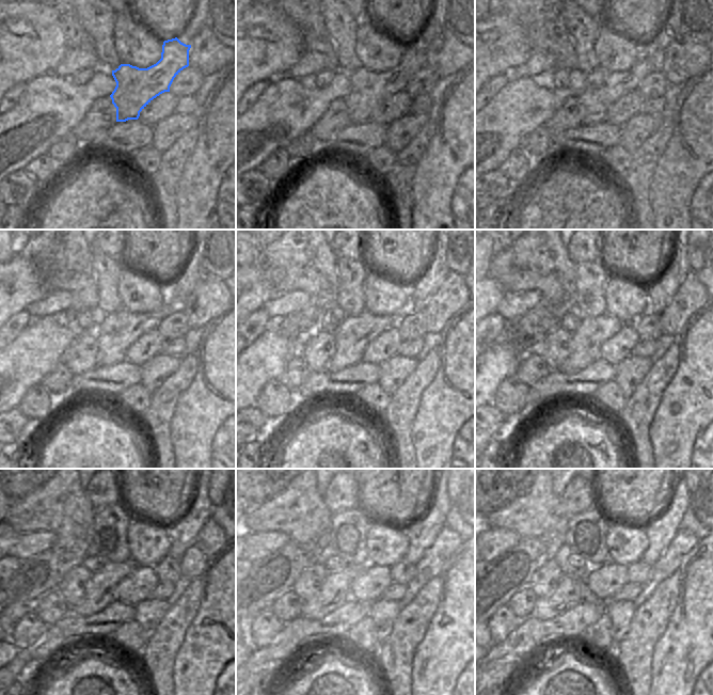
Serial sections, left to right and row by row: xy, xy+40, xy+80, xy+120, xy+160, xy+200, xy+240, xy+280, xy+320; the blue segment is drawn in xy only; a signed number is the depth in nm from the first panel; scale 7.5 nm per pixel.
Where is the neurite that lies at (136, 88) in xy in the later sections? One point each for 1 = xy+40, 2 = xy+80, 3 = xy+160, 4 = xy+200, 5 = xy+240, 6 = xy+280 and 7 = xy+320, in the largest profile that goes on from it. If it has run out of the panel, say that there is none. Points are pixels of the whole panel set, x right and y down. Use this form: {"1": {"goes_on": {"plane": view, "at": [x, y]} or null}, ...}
{"1": {"goes_on": {"plane": "xy+40", "at": [369, 90]}}, "2": {"goes_on": {"plane": "xy+80", "at": [603, 88]}}, "3": {"goes_on": {"plane": "xy+160", "at": [353, 334]}}, "4": {"goes_on": {"plane": "xy+200", "at": [593, 331]}}, "5": {"goes_on": {"plane": "xy+240", "at": [99, 591]}}, "6": {"goes_on": {"plane": "xy+280", "at": [336, 589]}}, "7": {"goes_on": {"plane": "xy+320", "at": [566, 597]}}}

